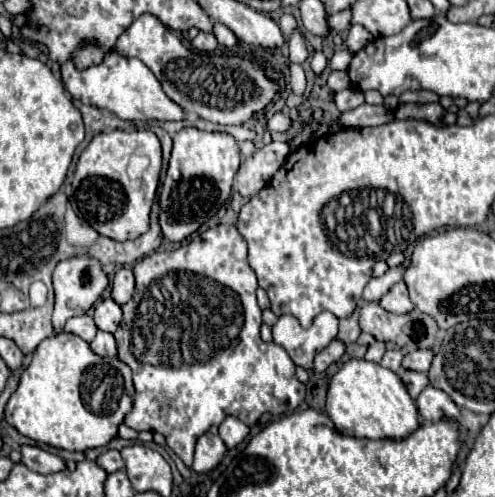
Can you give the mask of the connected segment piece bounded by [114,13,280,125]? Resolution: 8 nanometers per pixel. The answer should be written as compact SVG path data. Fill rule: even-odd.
M148 13L138 17L118 37L114 49L126 57L138 57L144 61L172 101L212 123L244 125L264 113L280 95L280 83L268 77L260 63L238 55L230 57L190 51L170 29Z

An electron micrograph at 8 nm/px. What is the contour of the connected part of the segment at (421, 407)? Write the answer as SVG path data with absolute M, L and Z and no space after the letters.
M428 385L416 399L416 407L418 413L422 415L422 419L426 421L440 421L444 417L448 419L458 419L460 417L460 409L456 407L456 403L440 389Z

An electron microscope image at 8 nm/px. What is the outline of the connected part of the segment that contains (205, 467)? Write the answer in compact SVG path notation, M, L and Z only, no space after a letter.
M204 433L196 443L196 455L194 455L192 469L196 473L208 473L222 463L226 453L228 453L228 449L218 435Z

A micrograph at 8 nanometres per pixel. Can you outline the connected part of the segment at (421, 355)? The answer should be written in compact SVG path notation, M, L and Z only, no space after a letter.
M418 349L418 351L408 351L402 359L402 367L404 369L414 369L414 371L428 371L430 363L434 359L434 351L432 349Z

